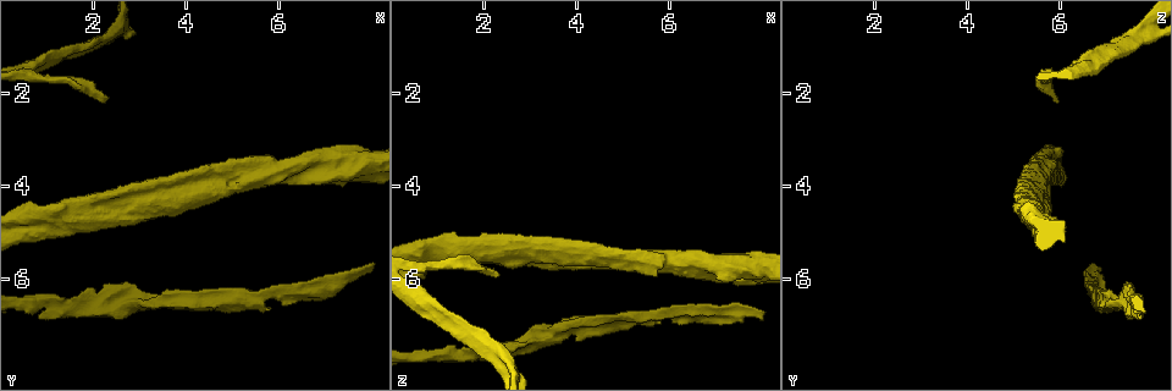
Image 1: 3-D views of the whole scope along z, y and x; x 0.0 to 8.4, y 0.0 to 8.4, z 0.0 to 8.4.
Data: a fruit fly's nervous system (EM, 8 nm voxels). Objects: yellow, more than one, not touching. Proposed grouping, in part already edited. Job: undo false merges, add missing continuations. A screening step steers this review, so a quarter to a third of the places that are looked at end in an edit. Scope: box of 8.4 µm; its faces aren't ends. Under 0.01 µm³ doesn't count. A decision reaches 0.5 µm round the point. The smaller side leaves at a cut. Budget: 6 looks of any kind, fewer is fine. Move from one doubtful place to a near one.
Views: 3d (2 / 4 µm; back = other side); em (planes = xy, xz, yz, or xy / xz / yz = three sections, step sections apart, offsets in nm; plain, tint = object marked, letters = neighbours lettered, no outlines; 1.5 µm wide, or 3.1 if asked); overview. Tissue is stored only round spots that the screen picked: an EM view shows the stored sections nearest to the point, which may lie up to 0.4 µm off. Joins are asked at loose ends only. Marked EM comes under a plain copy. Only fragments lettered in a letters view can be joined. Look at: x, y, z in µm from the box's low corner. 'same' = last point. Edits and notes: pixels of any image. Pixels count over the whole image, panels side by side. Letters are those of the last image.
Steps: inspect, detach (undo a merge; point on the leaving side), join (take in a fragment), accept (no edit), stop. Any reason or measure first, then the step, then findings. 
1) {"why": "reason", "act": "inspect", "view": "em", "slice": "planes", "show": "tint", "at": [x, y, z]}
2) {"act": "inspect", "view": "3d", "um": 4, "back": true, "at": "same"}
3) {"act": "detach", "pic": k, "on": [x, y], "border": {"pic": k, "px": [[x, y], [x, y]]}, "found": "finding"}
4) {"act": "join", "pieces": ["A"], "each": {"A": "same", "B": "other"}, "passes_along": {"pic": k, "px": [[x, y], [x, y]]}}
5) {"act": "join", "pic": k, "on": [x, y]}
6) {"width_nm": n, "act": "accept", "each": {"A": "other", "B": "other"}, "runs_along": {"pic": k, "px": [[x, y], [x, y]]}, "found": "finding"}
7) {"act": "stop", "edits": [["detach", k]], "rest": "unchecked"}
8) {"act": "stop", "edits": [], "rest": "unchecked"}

{"why": "free end", "act": "inspect", "view": "3d", "um": 2, "back": true, "at": [2.30, 2.20, 5.95]}

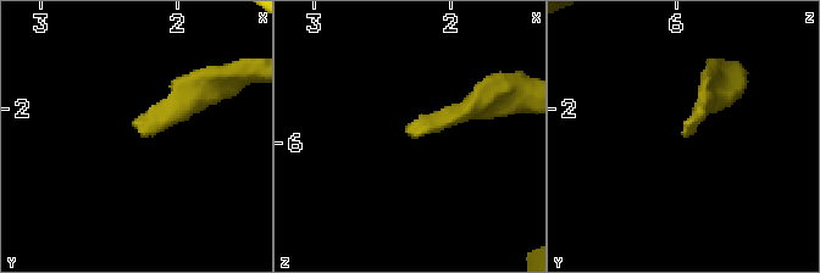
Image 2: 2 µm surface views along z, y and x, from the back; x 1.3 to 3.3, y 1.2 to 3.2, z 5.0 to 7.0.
{"act": "inspect", "view": "em", "slice": "planes", "show": "letters", "at": [2.26, 2.18, 5.94]}

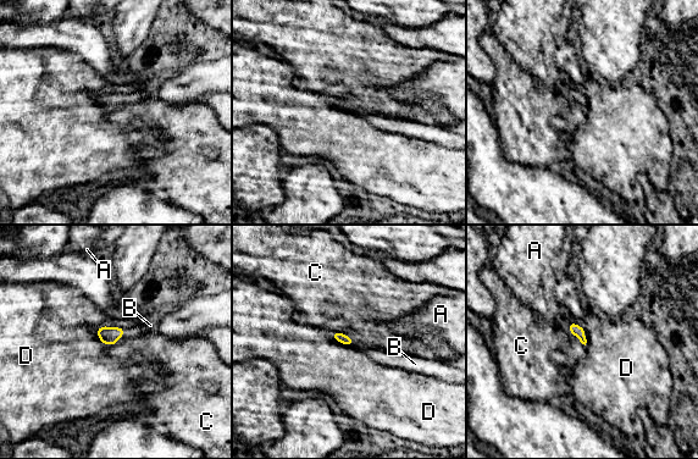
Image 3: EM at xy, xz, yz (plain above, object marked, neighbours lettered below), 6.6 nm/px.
{"act": "join", "pieces": ["B"], "each": {"A": "other", "B": "same", "C": "other", "D": "other"}, "passes_along": {"pic": 3, "px": [[109, 336], [123, 332], [150, 325]]}, "found": "it goes on there"}

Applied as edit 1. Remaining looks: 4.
{"why": "stops while still wide", "act": "inspect", "view": "3d", "um": 4, "at": [2.65, 4.10, 5.10]}

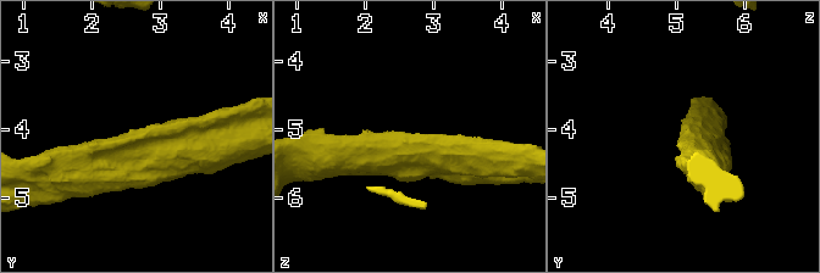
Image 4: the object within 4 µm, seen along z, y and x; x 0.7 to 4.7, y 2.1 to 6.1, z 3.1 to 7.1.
{"why": "need the tissue", "act": "inspect", "view": "em", "um": 3.1, "slice": "planes", "show": "tint", "at": [2.65, 4.10, 5.05]}

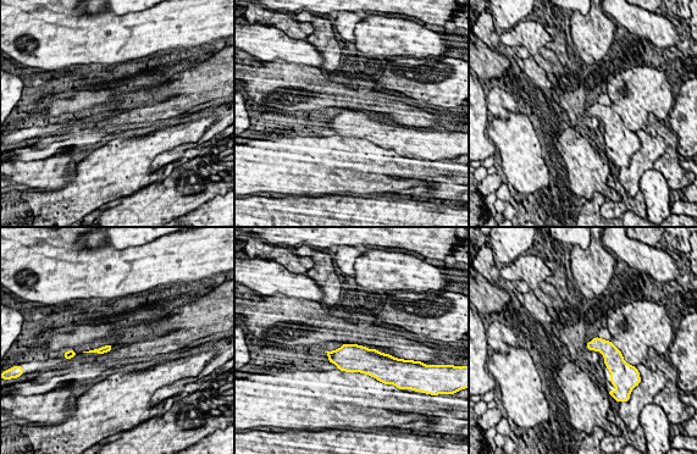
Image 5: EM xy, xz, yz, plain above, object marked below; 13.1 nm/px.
{"why": "see the neighbours", "act": "inspect", "view": "em", "um": 3.1, "slice": "planes", "show": "letters", "at": "same"}

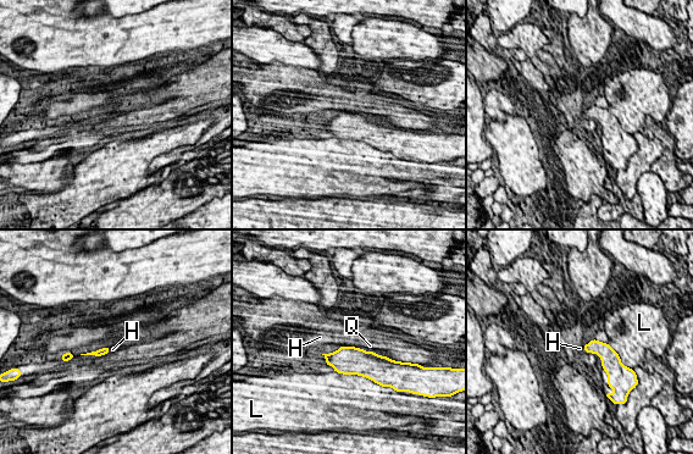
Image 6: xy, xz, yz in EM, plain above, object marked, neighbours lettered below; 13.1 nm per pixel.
{"act": "accept", "each": {"H": "other", "L": "other", "Q": "other"}, "found": "none of them fits"}

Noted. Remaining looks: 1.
{"act": "stop", "edits": [["join", 3]], "rest": "unchecked"}

